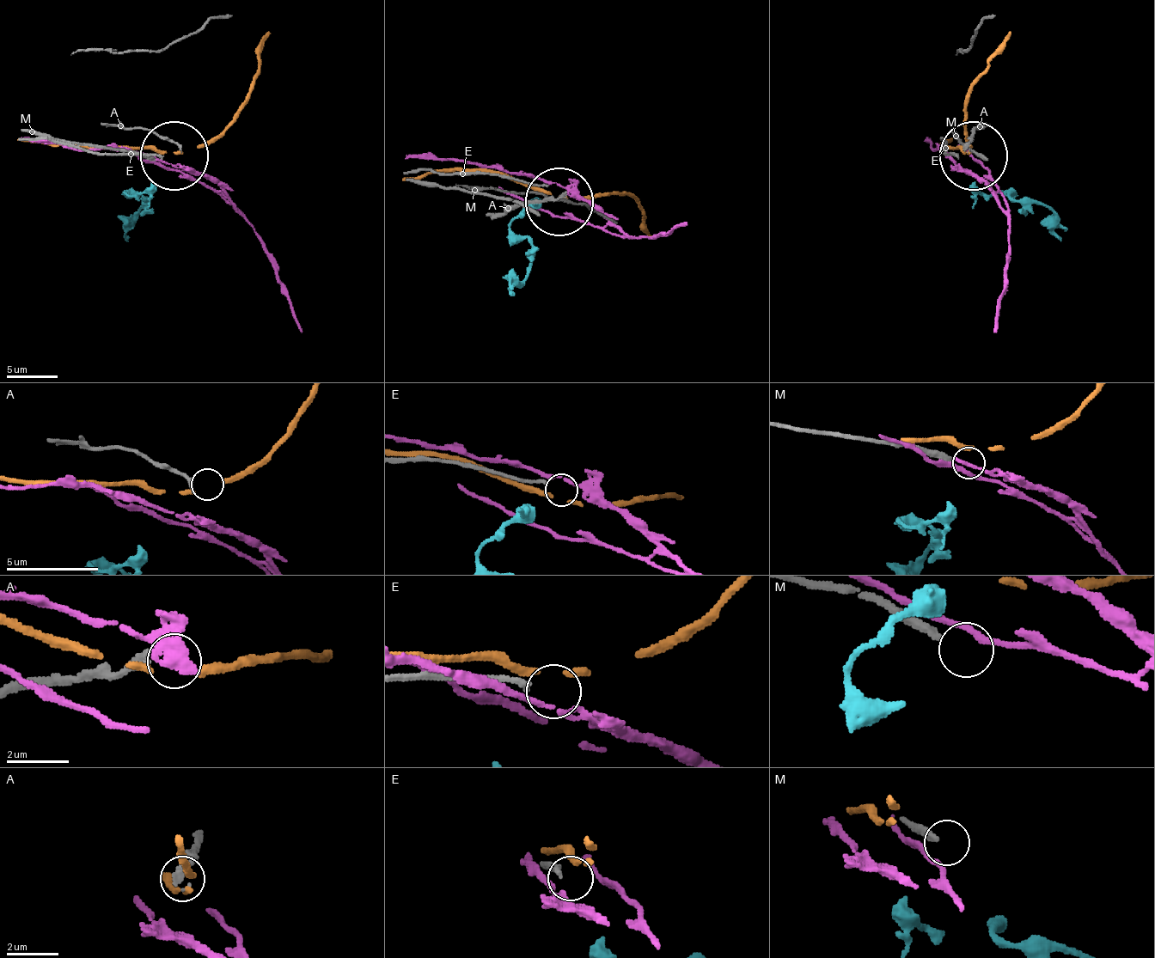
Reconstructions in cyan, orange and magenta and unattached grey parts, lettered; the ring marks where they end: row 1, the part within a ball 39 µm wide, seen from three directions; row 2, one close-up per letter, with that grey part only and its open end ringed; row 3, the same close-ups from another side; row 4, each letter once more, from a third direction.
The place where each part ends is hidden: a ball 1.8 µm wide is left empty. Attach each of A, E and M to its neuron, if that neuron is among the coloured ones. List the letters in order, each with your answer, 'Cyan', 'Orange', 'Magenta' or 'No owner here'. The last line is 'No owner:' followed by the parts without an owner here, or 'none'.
A: No owner here
E: No owner here
M: No owner here
No owner: A, E, M

